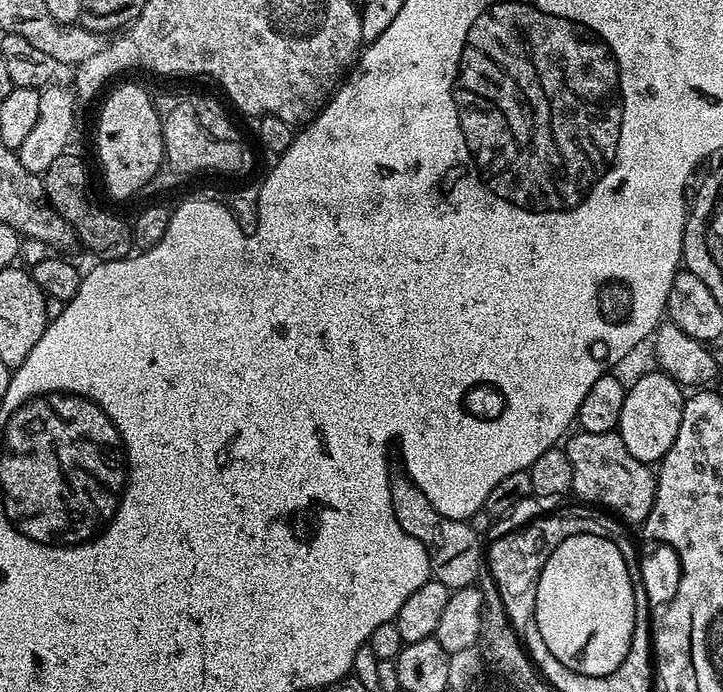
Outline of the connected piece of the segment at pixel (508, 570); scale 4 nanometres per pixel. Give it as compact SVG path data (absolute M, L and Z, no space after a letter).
M542 514L532 518L529 524L500 536L486 548L486 571L494 578L498 586L498 594L502 598L504 612L512 628L521 641L528 637L528 632L538 631L536 625L536 595L538 594L538 578L542 574L542 566L546 566L546 558L554 554L556 547L546 542L546 530L542 530Z

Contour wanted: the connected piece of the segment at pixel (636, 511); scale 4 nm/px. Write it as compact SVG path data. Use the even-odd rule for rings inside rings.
M577 431L567 437L566 451L570 470L574 470L572 492L575 495L580 495L588 504L609 508L613 517L629 525L643 525L654 506L656 472L649 465L638 462L638 458L626 450L626 442L622 442L619 431L602 434Z

